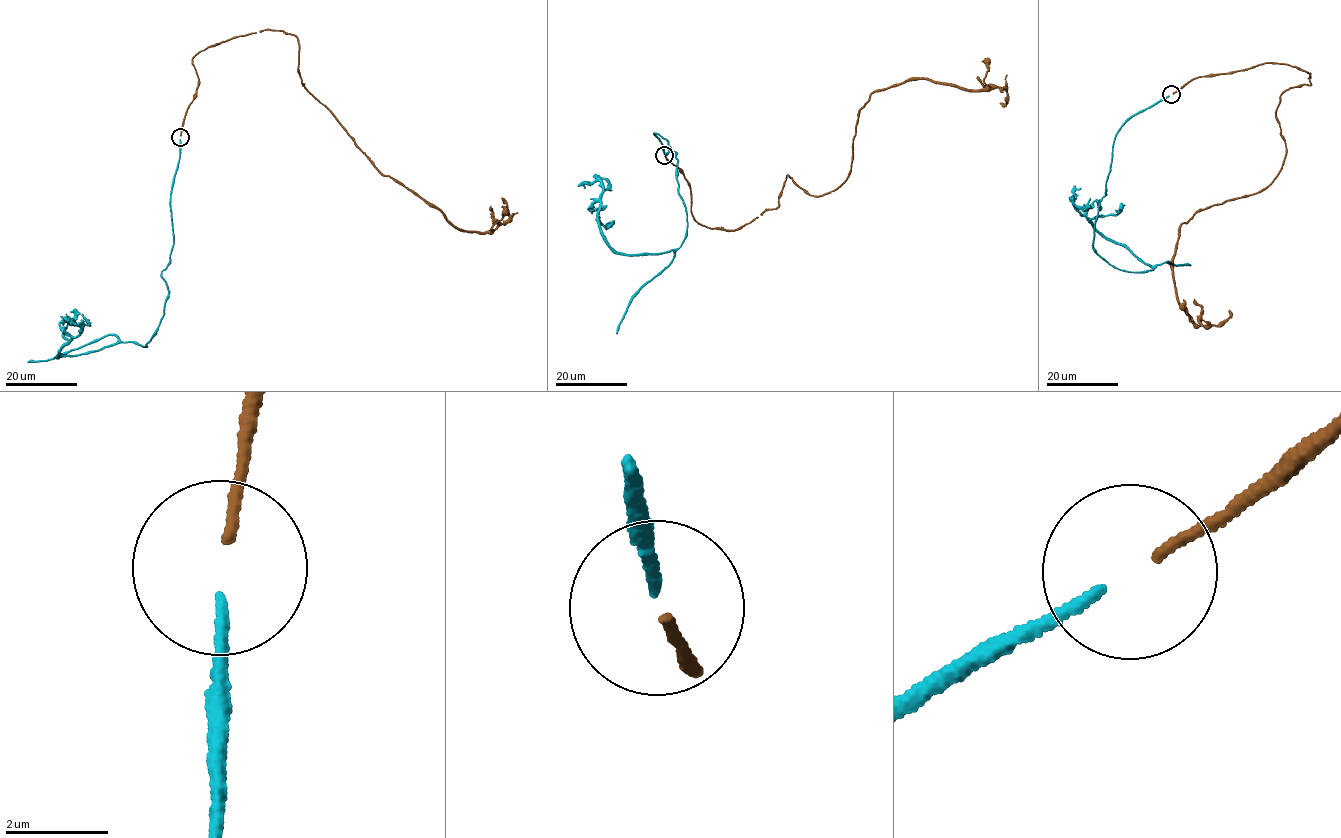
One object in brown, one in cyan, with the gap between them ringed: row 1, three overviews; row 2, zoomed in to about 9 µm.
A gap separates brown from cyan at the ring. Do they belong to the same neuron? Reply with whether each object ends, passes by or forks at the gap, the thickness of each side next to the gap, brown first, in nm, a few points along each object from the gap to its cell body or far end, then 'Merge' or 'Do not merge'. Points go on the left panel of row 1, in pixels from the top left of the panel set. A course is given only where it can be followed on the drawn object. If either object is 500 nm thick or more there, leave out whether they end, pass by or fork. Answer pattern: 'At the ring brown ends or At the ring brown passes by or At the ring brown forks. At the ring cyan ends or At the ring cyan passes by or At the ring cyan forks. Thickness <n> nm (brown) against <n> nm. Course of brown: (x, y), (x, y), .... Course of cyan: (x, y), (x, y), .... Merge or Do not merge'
At the ring brown ends. At the ring cyan ends. Thickness 200 nm (brown) against 200 nm. Course of brown: (180, 135), (196, 54), (280, 30), (298, 38), (301, 83), (383, 174), (471, 231), (505, 223), (501, 197). Course of cyan: (180, 139), (158, 330), (146, 347), (123, 342), (57, 356), (88, 324), (82, 314). Merge

